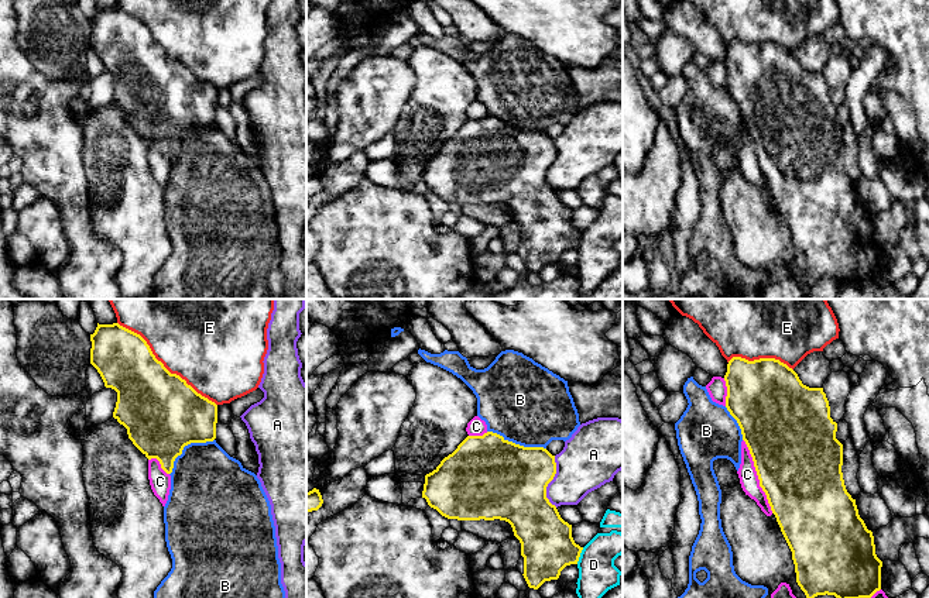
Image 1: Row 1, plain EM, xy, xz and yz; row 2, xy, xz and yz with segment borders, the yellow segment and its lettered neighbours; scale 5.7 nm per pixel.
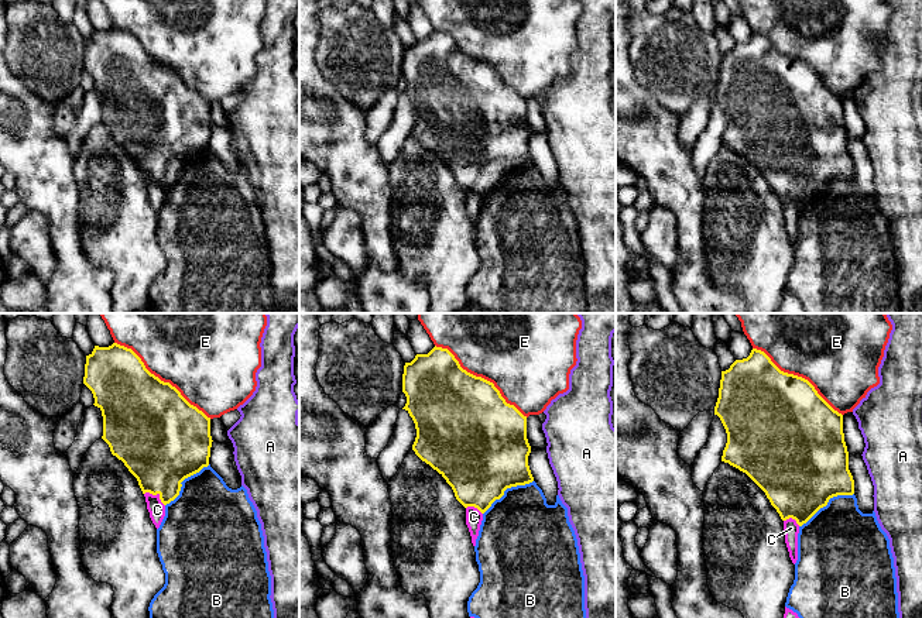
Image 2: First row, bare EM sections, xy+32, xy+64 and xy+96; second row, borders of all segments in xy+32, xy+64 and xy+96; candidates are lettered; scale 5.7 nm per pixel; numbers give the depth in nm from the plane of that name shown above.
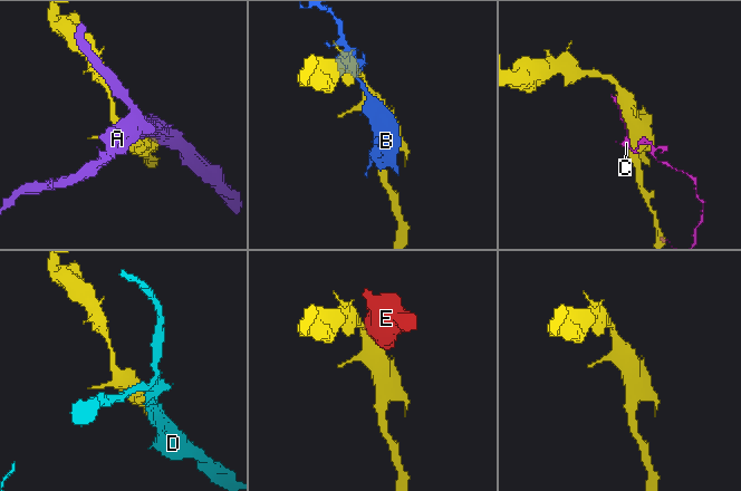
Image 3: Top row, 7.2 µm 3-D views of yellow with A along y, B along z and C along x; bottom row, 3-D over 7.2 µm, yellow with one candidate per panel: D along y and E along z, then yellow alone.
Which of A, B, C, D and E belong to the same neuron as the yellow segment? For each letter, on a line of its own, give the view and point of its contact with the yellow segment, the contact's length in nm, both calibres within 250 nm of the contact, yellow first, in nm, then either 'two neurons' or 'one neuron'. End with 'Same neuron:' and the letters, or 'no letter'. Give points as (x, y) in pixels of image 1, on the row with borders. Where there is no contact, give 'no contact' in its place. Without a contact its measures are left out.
A: xz (549, 481) | 300 nm | 440/320 nm | two neurons
B: xz (517, 444) | 360 nm | 480/460 nm | two neurons
C: yz (757, 474) | 460 nm | 500/110 nm | two neurons
D: xz (579, 556) | 100 nm | 300/220 nm | two neurons
E: xy (163, 365) | 750 nm | 440/480 nm | two neurons
Same neuron: no letter

